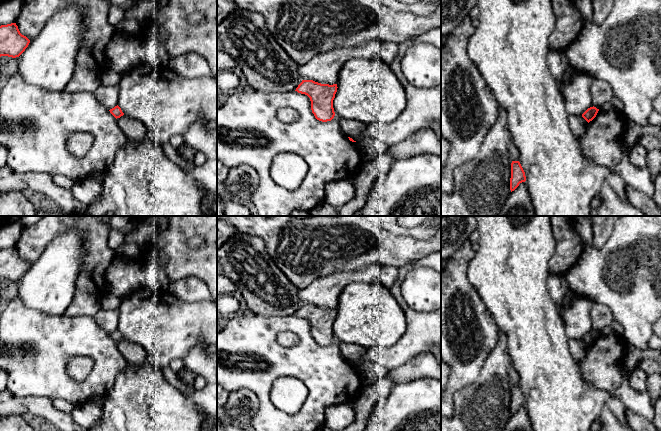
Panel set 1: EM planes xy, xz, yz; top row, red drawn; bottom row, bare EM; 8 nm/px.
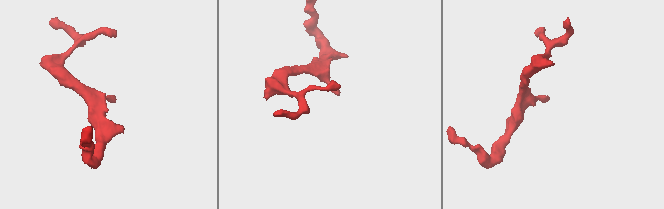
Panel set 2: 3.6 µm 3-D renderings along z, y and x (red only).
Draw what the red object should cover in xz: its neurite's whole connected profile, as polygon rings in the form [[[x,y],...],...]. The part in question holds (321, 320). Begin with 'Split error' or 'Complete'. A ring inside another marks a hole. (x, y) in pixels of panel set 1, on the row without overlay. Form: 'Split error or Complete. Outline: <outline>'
Complete. Outline: [[[302,304],[295,315],[310,322],[311,334],[317,344],[327,346],[335,340],[333,324],[337,312],[337,308],[329,309],[313,304]]]

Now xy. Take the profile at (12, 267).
Complete. Outline: [[[16,247],[0,250],[0,281],[19,281],[29,267],[30,264],[20,257]]]

